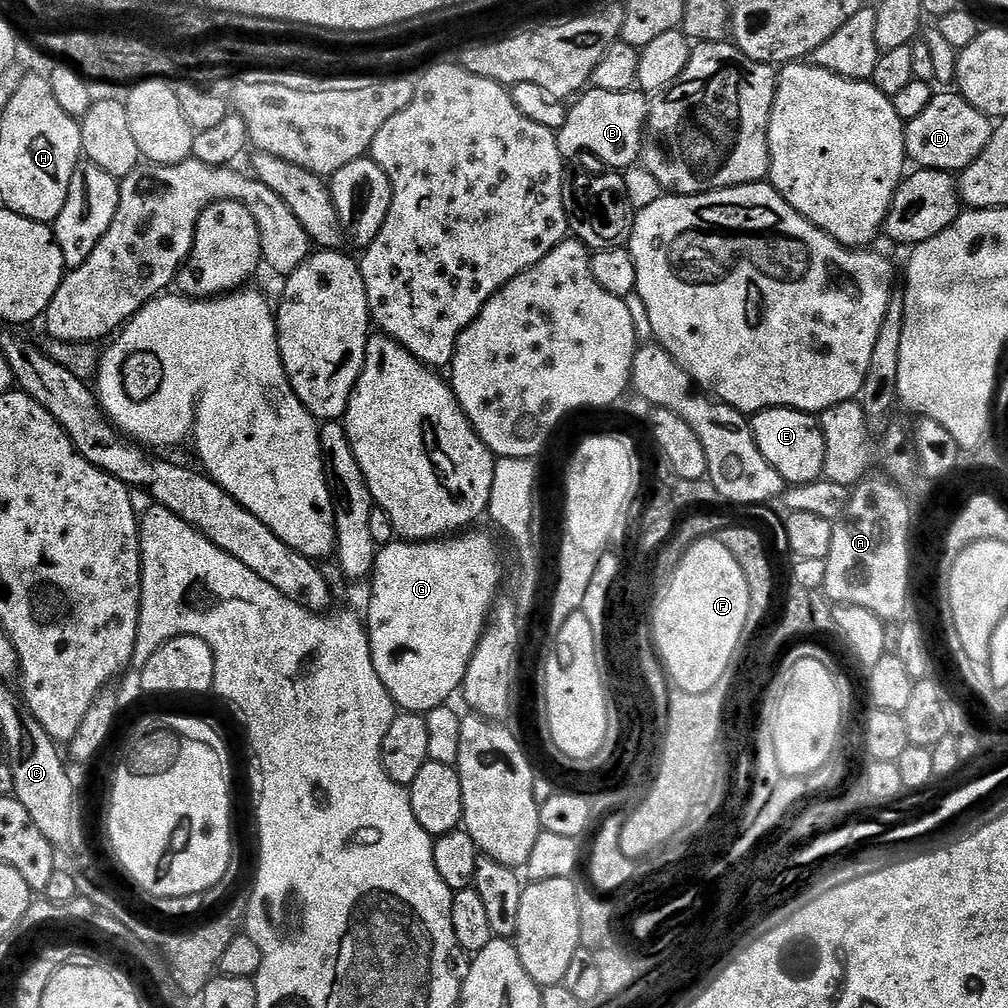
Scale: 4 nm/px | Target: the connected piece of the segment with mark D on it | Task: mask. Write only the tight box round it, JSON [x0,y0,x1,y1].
[904,91,993,174]

